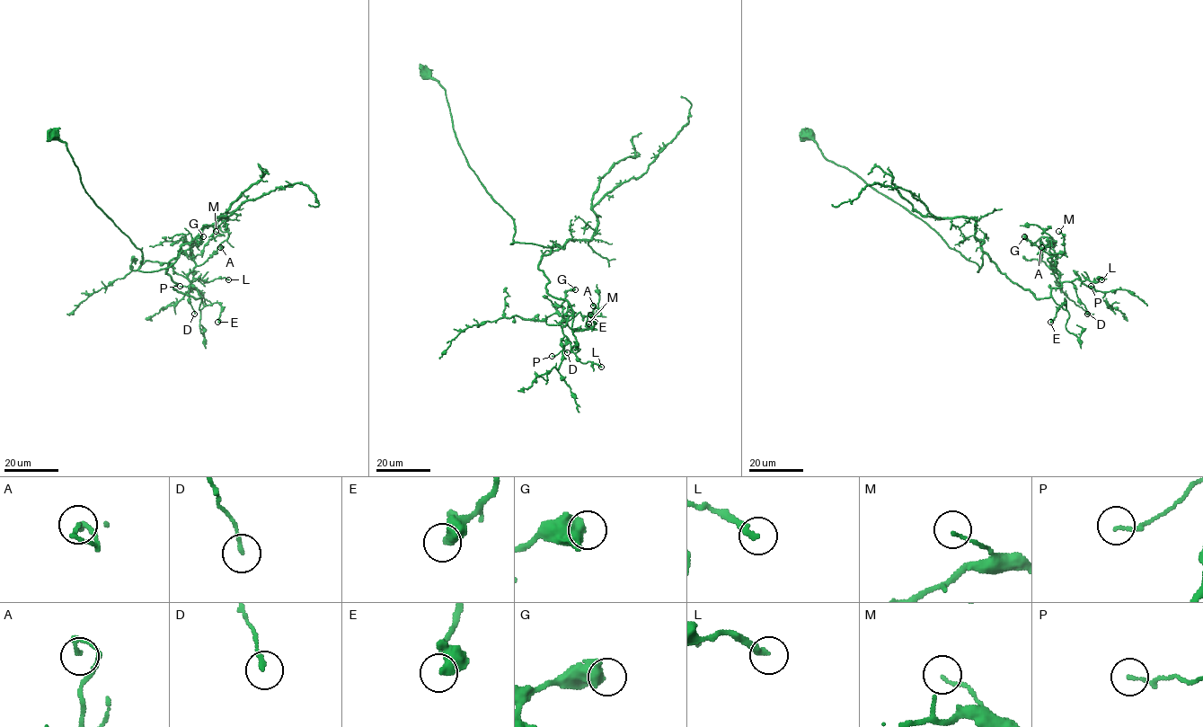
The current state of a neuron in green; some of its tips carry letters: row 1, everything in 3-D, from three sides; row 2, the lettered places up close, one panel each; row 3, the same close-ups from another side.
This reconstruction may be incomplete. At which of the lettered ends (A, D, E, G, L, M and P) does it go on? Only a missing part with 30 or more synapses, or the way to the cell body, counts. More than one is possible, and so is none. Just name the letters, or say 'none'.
none

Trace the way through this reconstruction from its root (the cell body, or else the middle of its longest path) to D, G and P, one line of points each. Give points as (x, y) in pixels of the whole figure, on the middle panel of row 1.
D: (425, 75), (445, 90), (468, 164), (513, 219), (511, 244), (552, 248), (538, 268), (573, 312), (567, 352)
G: (425, 75), (513, 219), (511, 244), (552, 248), (538, 268), (573, 312), (564, 326), (575, 289)
P: (425, 75), (513, 219), (511, 244), (552, 248), (538, 268), (573, 312), (552, 356)

